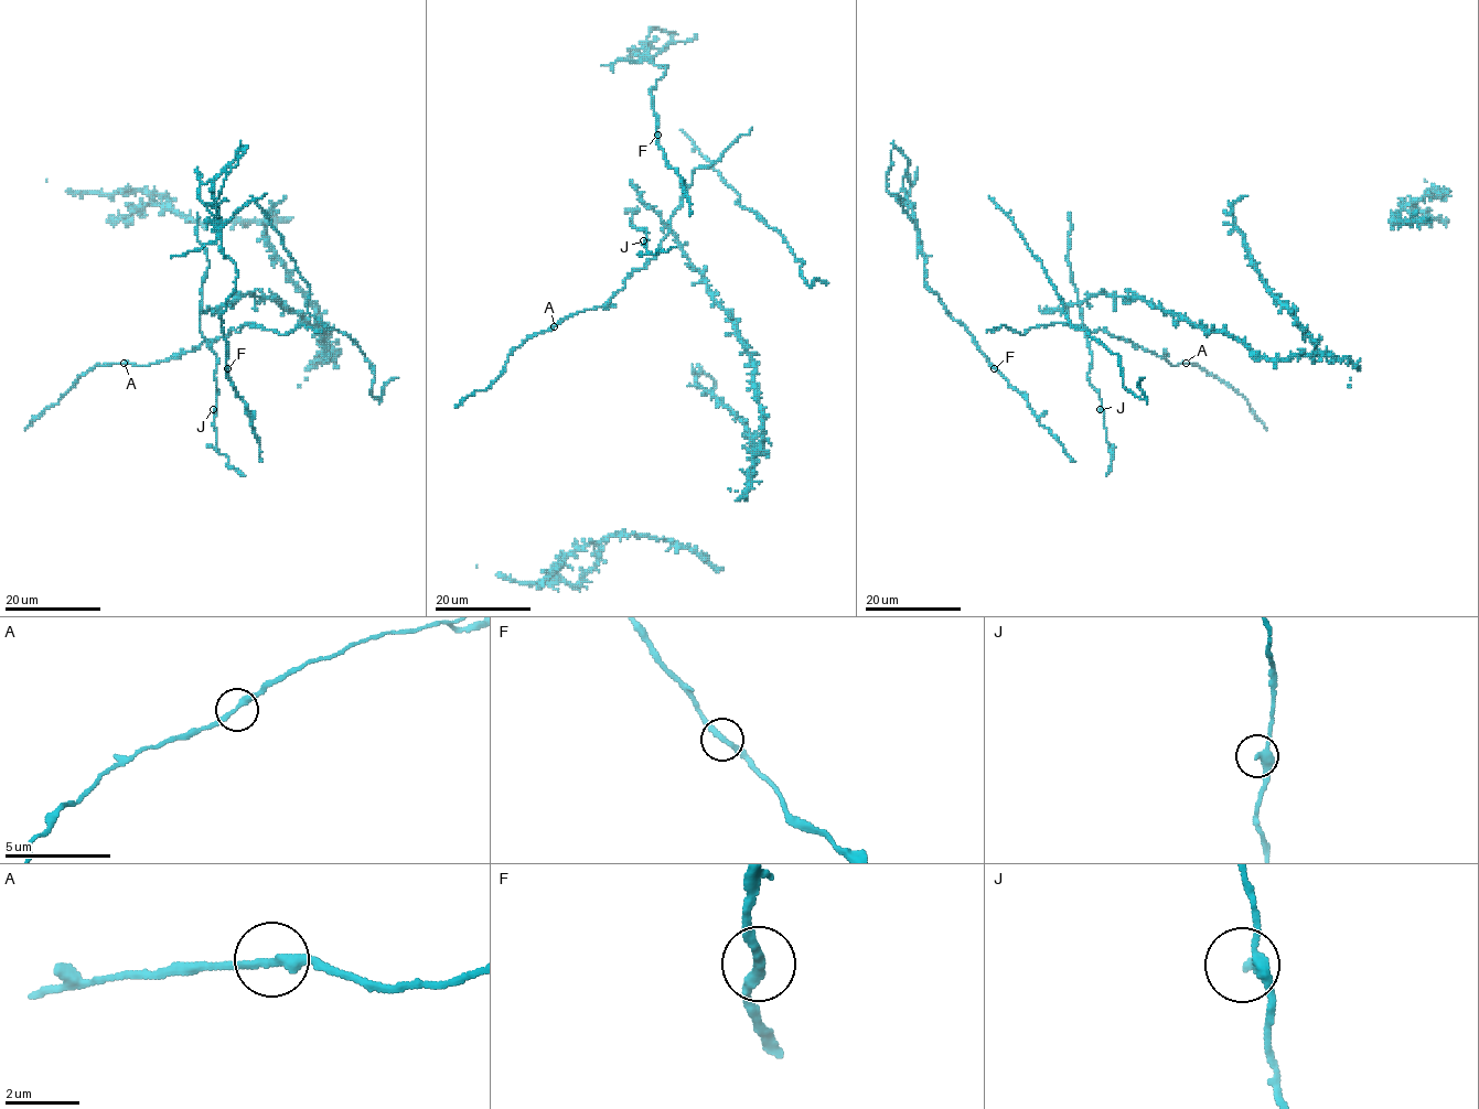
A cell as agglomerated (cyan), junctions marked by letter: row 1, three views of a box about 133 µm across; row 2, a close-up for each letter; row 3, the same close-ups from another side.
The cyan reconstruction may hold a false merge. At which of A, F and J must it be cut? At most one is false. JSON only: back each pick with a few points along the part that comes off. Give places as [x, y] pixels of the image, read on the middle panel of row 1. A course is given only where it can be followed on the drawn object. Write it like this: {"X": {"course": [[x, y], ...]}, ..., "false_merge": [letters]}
{"F": {"course": [[657, 135], [651, 90], [667, 66], [655, 66], [642, 45], [665, 49], [671, 33]]}, "false_merge": ["F"]}

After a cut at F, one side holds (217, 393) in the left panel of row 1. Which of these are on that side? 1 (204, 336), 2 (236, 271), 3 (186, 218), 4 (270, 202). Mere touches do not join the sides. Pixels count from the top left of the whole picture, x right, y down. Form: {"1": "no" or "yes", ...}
{"1": "yes", "2": "no", "3": "yes", "4": "yes"}

